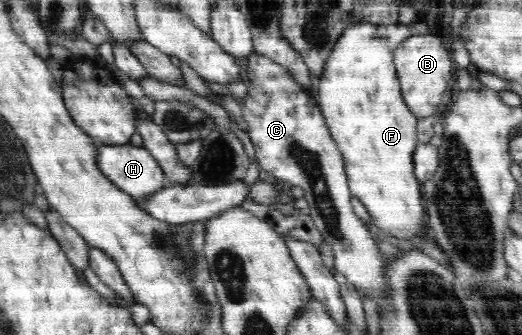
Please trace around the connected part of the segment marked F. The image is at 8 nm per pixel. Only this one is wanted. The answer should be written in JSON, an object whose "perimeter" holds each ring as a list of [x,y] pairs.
{"perimeter":[[[399,22],[380,25],[378,28],[372,24],[353,26],[344,30],[326,59],[324,70],[319,76],[318,105],[345,161],[345,174],[352,196],[361,200],[382,233],[402,240],[420,239],[425,206],[421,183],[416,179],[413,164],[415,149],[419,145],[418,117],[405,104],[393,61],[395,48],[412,36],[412,30],[408,24]]]}

